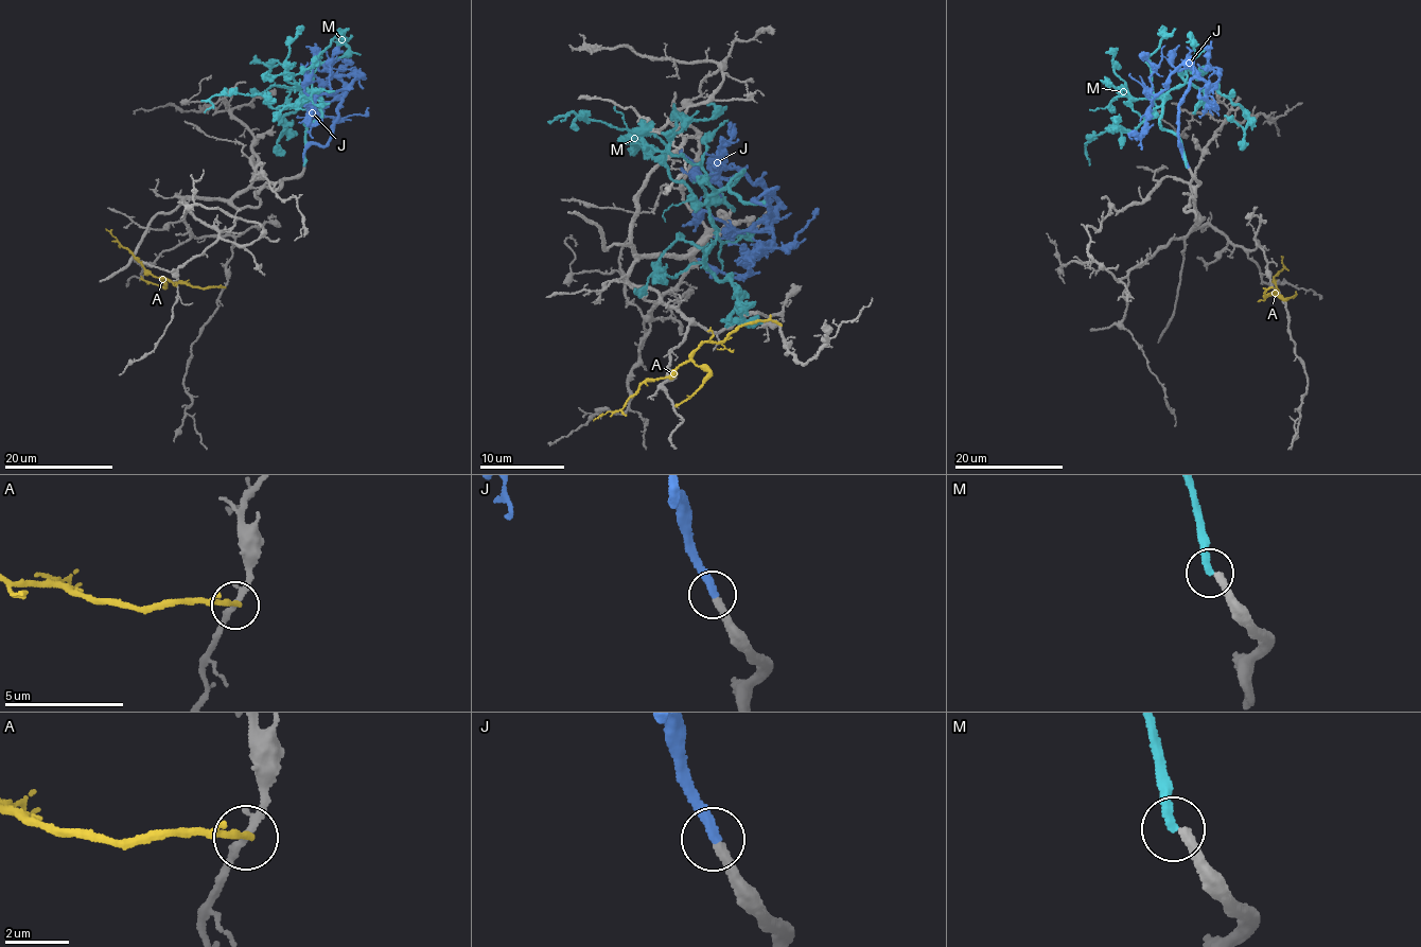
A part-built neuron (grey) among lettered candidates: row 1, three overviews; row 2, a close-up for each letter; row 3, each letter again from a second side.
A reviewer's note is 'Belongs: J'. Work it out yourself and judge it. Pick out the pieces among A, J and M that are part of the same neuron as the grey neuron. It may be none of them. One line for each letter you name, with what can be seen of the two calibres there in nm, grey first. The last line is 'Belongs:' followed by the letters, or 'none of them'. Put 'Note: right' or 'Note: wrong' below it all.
J: 320/340 nm
Belongs: J
Note: right

